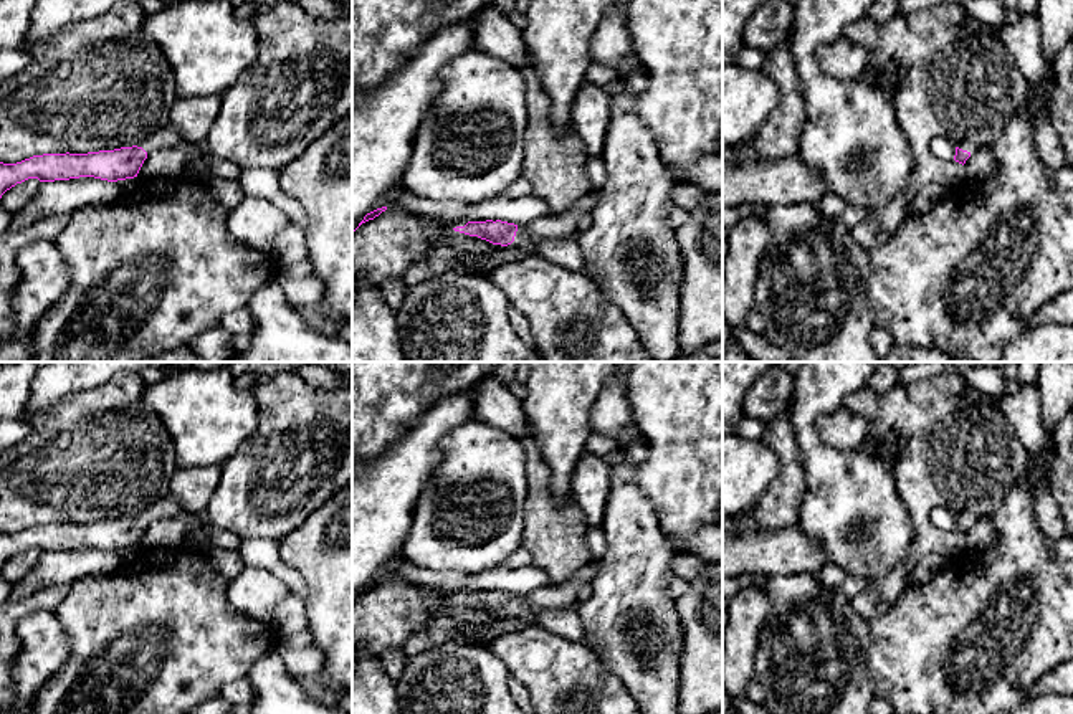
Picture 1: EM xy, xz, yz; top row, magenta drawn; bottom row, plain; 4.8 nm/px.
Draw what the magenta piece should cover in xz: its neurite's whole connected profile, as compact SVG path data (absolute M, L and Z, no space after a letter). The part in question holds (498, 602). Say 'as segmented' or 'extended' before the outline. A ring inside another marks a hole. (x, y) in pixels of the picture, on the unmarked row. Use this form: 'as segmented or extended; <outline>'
extended; M501 590L468 592L465 597L453 598L455 602L478 607L493 615L508 616L511 613L524 613L526 595L514 595Z

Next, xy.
extended; M167 496L141 517L132 516L88 524L43 524L17 534L0 532L0 569L7 560L28 549L38 549L40 552L79 547L94 547L107 552L134 549L150 522L175 517L182 512L182 507Z

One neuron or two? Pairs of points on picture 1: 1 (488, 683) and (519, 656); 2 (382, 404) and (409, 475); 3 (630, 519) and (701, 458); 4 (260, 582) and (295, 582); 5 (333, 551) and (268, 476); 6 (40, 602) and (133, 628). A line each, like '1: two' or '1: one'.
1: two
2: two
3: two
4: two
5: two
6: two

